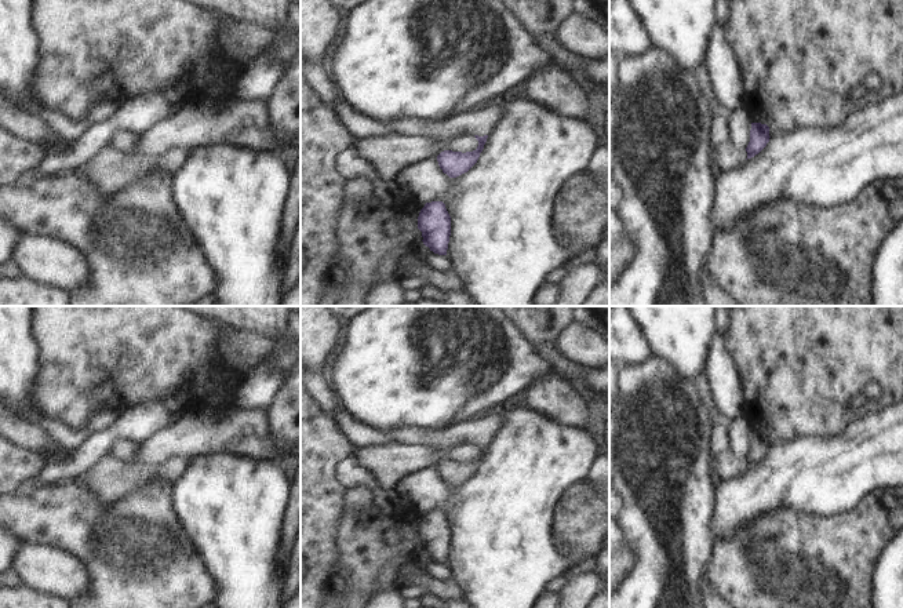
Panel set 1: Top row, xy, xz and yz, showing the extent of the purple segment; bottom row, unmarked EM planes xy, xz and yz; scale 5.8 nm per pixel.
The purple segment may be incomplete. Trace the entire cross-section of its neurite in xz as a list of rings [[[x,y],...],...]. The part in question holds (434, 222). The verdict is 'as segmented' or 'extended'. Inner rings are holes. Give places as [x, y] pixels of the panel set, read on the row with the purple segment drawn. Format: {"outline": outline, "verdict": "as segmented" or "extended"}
{"outline": [[[443,201],[426,203],[418,216],[423,244],[434,254],[447,255],[451,236],[451,216]]], "verdict": "as segmented"}

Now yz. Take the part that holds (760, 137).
{"outline": [[[751,123],[750,142],[746,149],[740,149],[731,141],[724,142],[717,150],[717,163],[720,171],[733,170],[742,165],[747,159],[758,154],[769,142],[769,127],[761,123]]], "verdict": "extended"}

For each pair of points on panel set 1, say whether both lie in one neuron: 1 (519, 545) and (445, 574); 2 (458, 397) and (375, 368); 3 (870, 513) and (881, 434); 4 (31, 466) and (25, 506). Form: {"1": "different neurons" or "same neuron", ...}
{"1": "different neurons", "2": "same neuron", "3": "different neurons", "4": "different neurons"}

